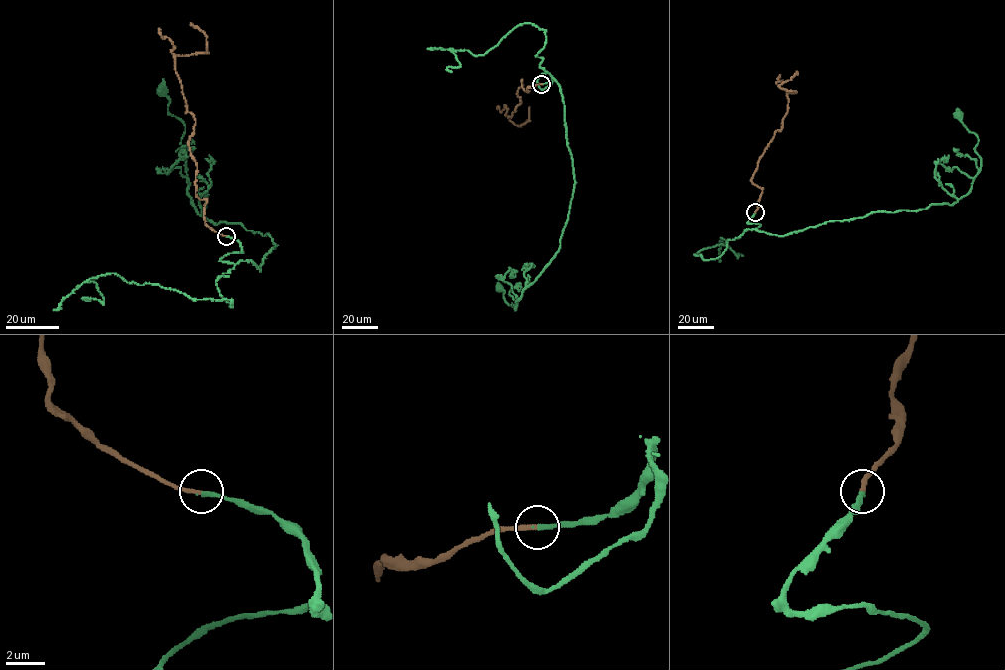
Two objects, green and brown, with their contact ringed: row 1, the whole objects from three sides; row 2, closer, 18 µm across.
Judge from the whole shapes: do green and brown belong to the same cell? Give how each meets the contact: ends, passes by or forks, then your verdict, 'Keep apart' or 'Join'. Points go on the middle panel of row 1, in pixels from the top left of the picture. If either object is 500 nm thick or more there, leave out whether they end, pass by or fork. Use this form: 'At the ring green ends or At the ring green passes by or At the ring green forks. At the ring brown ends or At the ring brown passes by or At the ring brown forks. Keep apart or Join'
At the ring green ends. At the ring brown ends. Join

